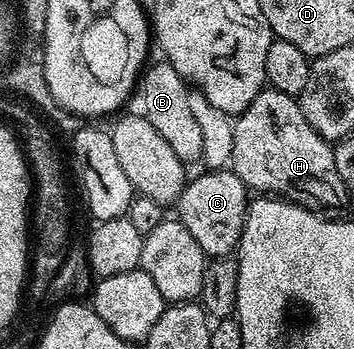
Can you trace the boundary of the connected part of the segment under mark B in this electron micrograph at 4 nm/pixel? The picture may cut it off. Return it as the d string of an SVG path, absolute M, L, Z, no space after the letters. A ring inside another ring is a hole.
M151 63L139 75L138 82L128 101L129 115L144 118L144 122L151 124L167 140L168 146L176 150L176 154L182 161L201 161L204 137L200 134L200 125L196 123L192 110L188 107L191 89L182 76L176 74L176 70L170 63L161 63L154 65Z

